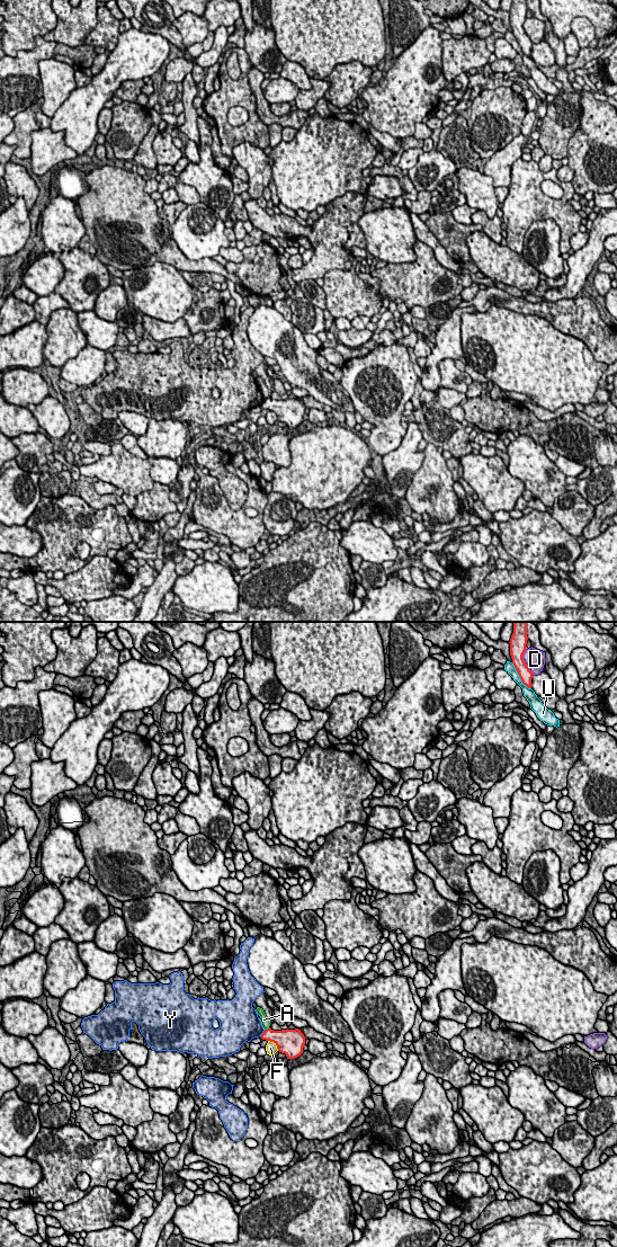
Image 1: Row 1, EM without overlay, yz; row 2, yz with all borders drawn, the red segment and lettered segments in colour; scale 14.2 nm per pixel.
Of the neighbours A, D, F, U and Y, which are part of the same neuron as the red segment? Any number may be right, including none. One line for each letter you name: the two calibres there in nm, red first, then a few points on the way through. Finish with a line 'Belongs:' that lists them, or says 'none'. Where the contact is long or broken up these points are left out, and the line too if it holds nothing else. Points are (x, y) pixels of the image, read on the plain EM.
Belongs: none

